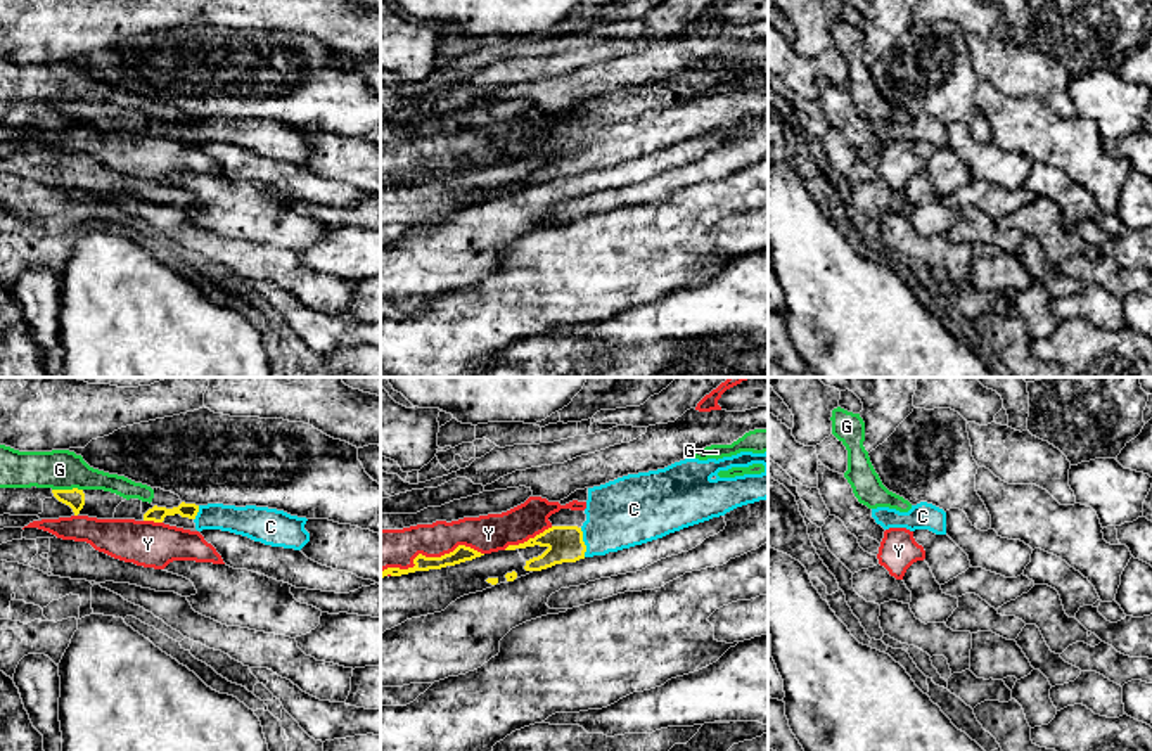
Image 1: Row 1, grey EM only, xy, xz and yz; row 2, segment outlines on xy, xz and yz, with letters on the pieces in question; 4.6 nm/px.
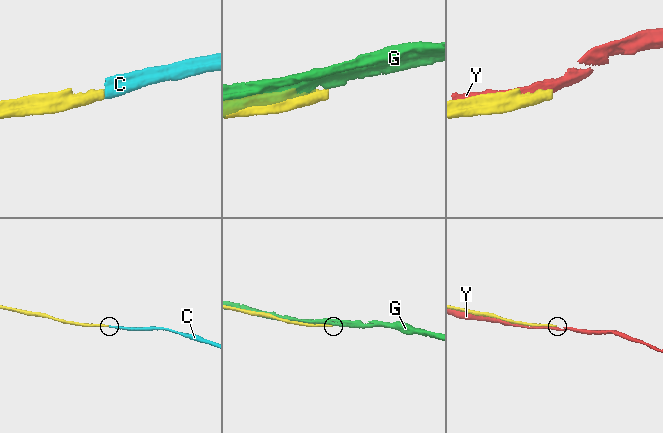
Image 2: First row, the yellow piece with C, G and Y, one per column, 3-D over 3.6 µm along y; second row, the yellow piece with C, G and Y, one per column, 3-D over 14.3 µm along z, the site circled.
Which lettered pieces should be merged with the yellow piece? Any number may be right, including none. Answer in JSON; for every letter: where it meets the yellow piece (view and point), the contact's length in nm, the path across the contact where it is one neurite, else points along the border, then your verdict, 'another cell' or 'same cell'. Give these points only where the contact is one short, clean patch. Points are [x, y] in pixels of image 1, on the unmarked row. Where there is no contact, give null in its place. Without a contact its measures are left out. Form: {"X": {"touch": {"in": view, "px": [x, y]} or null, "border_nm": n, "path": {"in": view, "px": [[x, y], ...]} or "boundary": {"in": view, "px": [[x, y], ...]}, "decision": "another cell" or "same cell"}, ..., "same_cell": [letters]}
{"C": {"touch": {"in": "xz", "px": [583, 154]}, "border_nm": 140, "path": {"in": "xz", "px": [[564, 156], [583, 154], [597, 149], [623, 125]]}, "decision": "same cell"}, "G": {"touch": {"in": "xy", "px": [66, 102]}, "border_nm": 140, "decision": "another cell"}, "Y": {"touch": {"in": "xz", "px": [429, 170]}, "border_nm": 480, "decision": "another cell"}, "same_cell": ["C"]}

